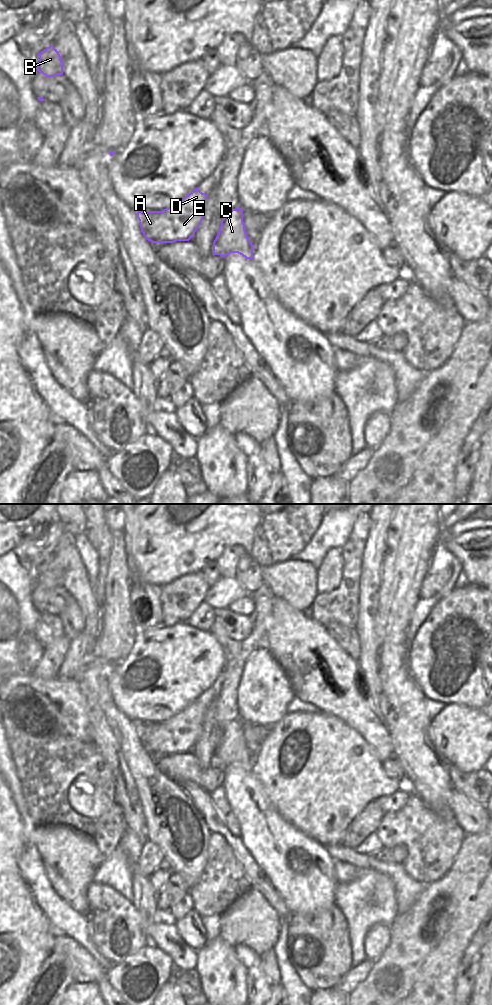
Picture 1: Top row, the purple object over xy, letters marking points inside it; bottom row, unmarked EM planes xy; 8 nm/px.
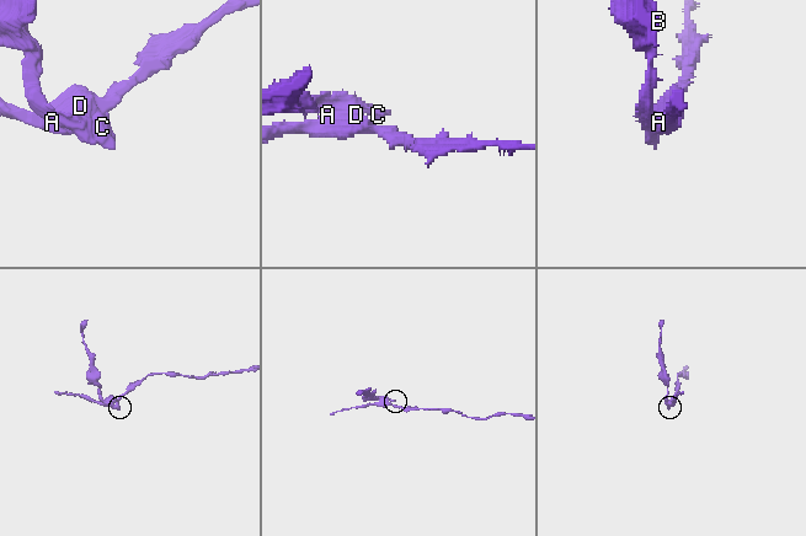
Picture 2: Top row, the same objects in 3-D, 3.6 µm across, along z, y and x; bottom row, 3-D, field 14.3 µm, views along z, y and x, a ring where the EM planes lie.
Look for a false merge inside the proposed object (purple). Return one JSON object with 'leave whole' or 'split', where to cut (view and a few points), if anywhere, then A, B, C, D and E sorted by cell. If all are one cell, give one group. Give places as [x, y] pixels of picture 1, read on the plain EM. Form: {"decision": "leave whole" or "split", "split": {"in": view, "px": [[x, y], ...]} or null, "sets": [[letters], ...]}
{"decision": "split", "split": {"in": "xy", "px": [[146, 724], [137, 727]]}, "sets": [["A", "D", "E"], ["B", "C"]]}

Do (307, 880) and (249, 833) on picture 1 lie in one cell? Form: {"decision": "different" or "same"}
{"decision": "same"}

